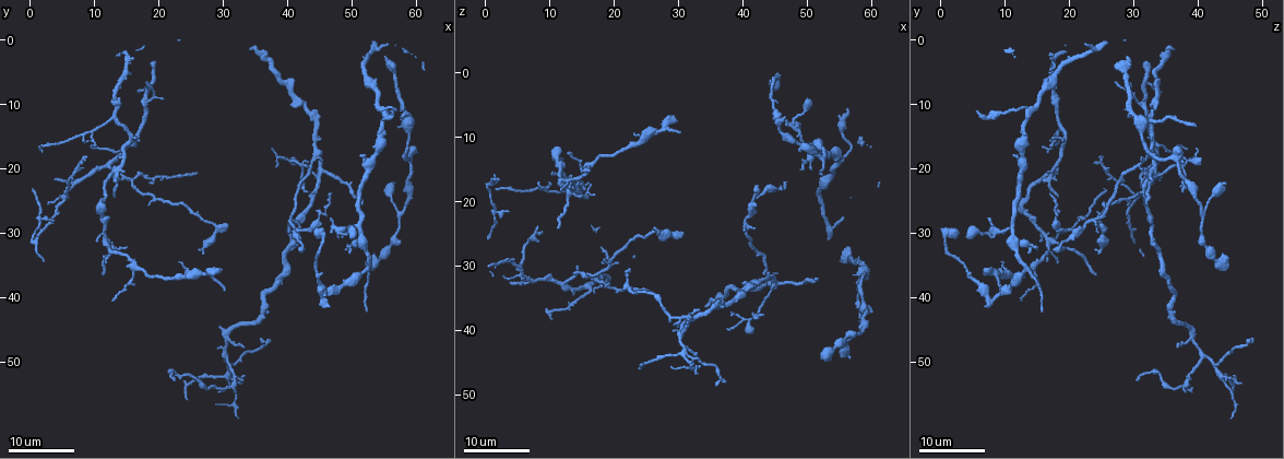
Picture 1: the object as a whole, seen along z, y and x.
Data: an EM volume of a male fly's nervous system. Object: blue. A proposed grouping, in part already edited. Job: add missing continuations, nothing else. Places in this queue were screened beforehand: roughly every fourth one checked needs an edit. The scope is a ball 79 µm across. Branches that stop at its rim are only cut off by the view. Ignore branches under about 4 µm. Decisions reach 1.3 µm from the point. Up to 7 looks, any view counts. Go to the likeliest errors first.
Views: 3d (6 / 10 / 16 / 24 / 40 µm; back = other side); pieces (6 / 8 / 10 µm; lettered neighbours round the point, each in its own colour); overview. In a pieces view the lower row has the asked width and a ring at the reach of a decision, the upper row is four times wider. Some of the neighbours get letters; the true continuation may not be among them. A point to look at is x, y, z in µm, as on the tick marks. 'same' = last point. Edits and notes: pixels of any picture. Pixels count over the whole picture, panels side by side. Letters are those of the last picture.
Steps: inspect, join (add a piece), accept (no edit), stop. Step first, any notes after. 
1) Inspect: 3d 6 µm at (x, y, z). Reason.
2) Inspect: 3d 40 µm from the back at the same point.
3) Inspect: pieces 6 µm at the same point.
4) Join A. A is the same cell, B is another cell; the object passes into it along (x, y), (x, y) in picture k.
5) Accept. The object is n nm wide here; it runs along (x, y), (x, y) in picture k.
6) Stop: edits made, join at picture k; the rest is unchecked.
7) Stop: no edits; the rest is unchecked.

Inspect: 3d 24 µm at (8.5, 18.0, 25.0). Thin end.

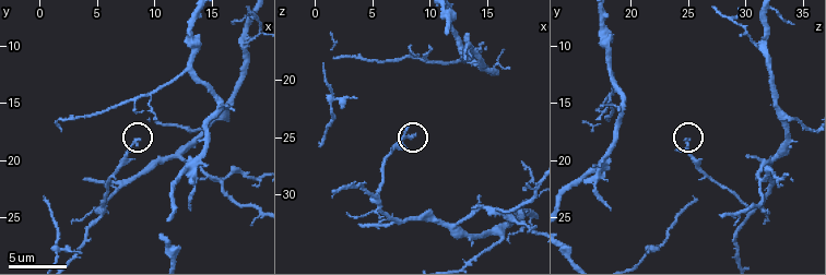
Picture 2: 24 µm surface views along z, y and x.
Inspect: pieces 6 µm at (8.6, 18.2, 24.8).

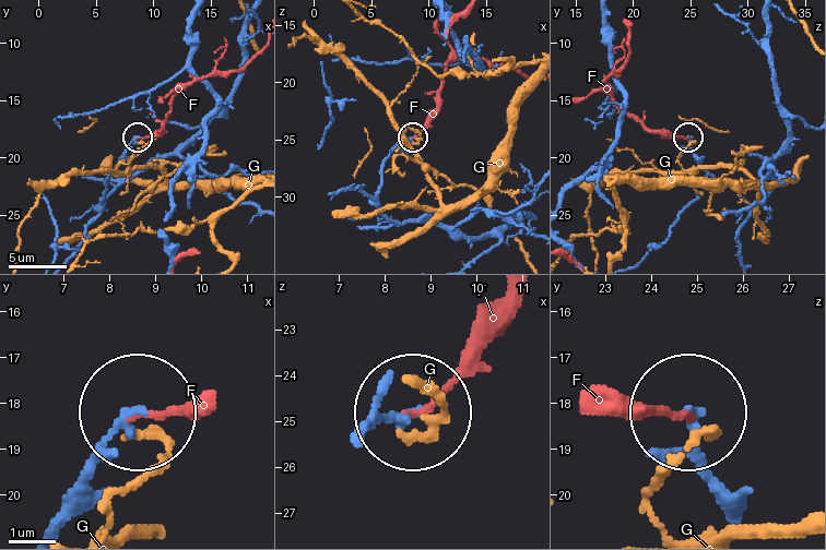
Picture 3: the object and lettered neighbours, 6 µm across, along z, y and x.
Accept. The object is 190 nm wide here; F and G are other cells; it runs along (712, 476), (693, 420) in picture 3; no lettered piece goes on from it.

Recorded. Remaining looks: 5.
Inspect: 3d 24 µm at (30.0, 39.0, 9.5).

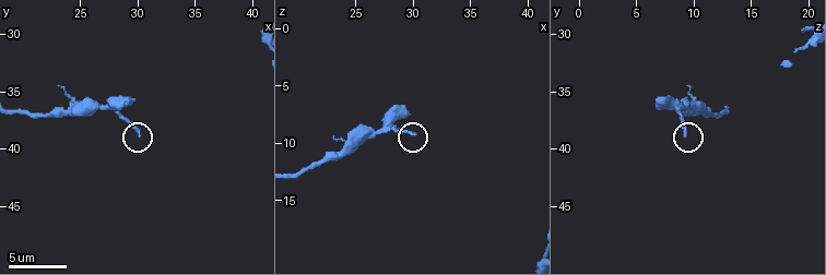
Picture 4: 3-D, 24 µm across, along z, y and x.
Inspect: pieces 10 µm at (30.4, 39.0, 9.2).

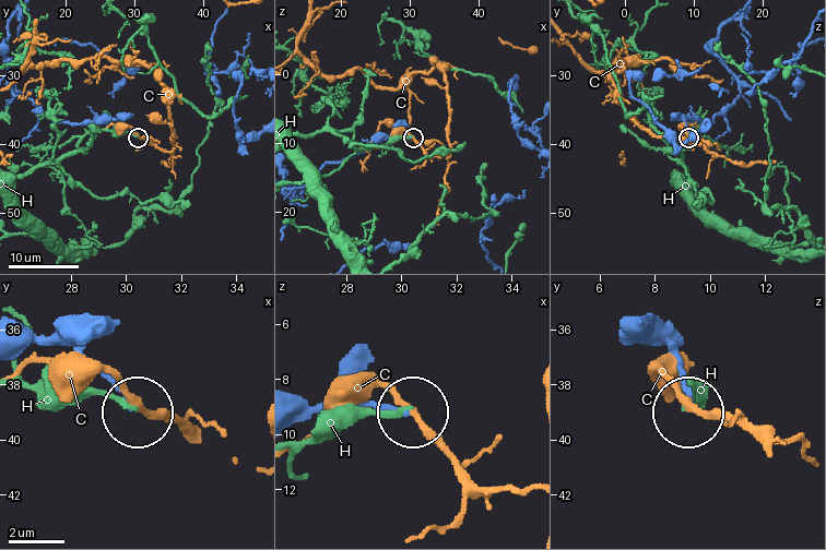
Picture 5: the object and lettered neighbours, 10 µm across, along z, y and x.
Accept. C and H are other cells; it runs along (676, 349), (688, 410) in picture 5; none of them fits.

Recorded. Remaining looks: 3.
Inspect: 3d 16 µm at (11.5, 36.5, 24.0). Branch stops here.

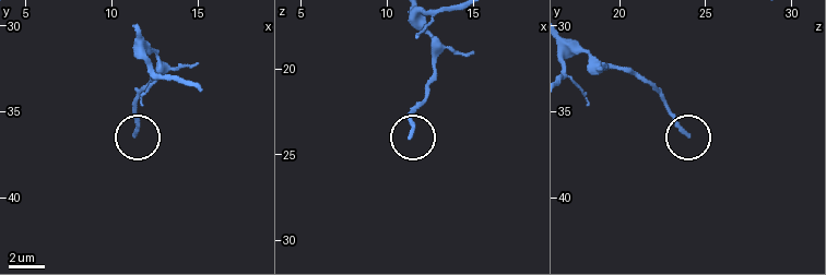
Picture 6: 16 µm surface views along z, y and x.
Inspect: pieces 6 µm at (11.5, 36.2, 23.9).

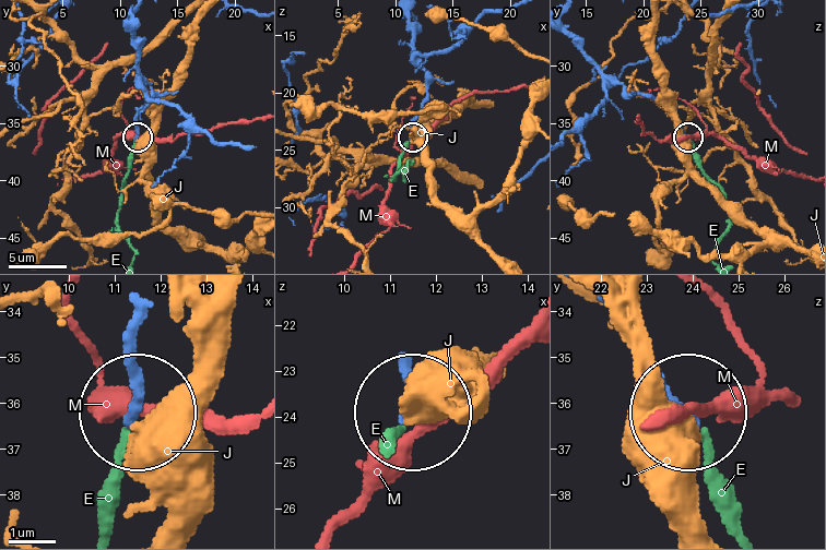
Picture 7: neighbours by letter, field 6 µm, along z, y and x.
Join E. E is the same cell, J and M are other cells; the object passes into it along (138, 331), (138, 402), (110, 530) in picture 7; the cell continues.

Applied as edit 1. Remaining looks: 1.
Stop: edits made, join at picture 7; the rest is unchecked.

